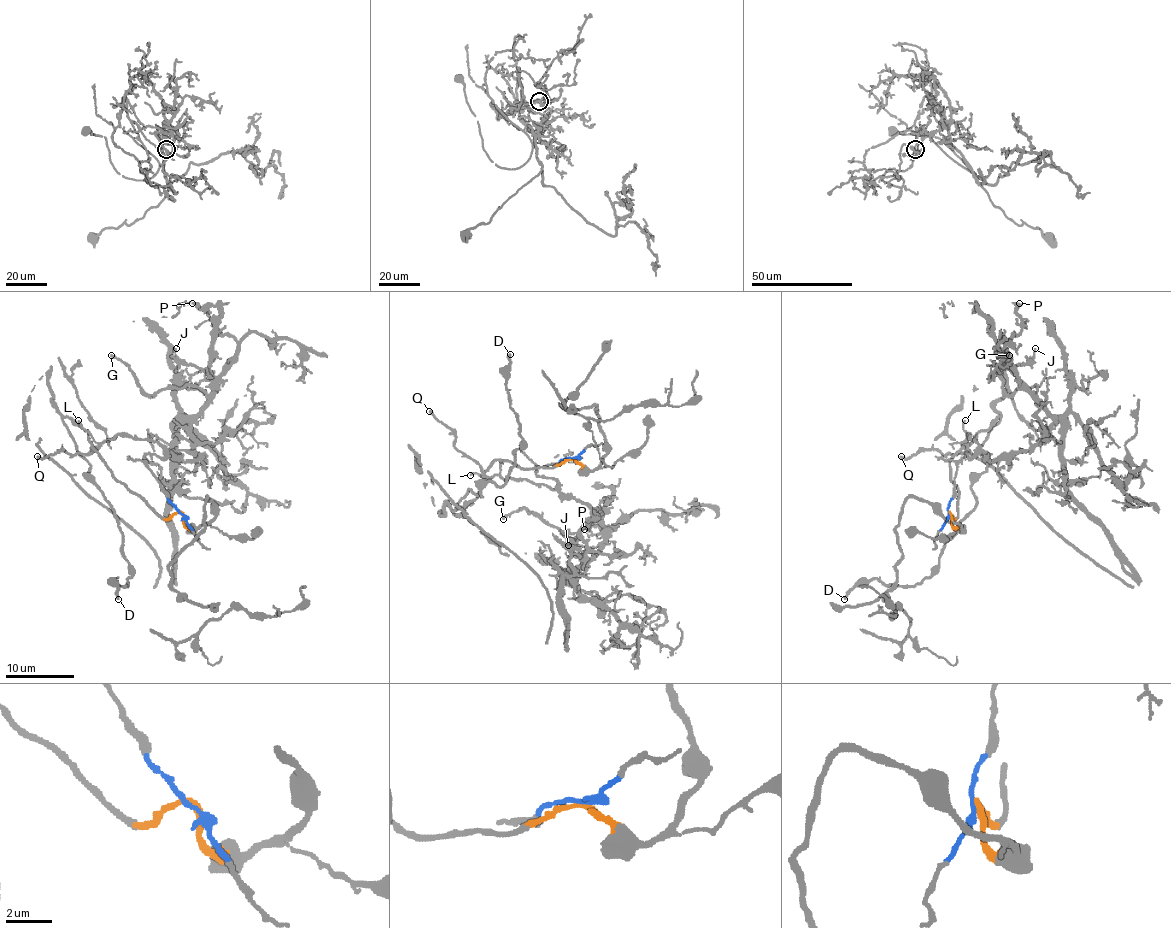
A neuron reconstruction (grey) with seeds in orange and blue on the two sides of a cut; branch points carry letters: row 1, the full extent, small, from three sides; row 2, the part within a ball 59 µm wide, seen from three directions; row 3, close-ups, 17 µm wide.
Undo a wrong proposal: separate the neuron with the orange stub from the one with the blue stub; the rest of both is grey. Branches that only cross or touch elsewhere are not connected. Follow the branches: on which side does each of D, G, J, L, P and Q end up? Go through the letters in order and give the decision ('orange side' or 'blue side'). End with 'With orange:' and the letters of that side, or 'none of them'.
D: orange side
G: blue side
J: blue side
L: blue side
P: blue side
Q: blue side
With orange: D

